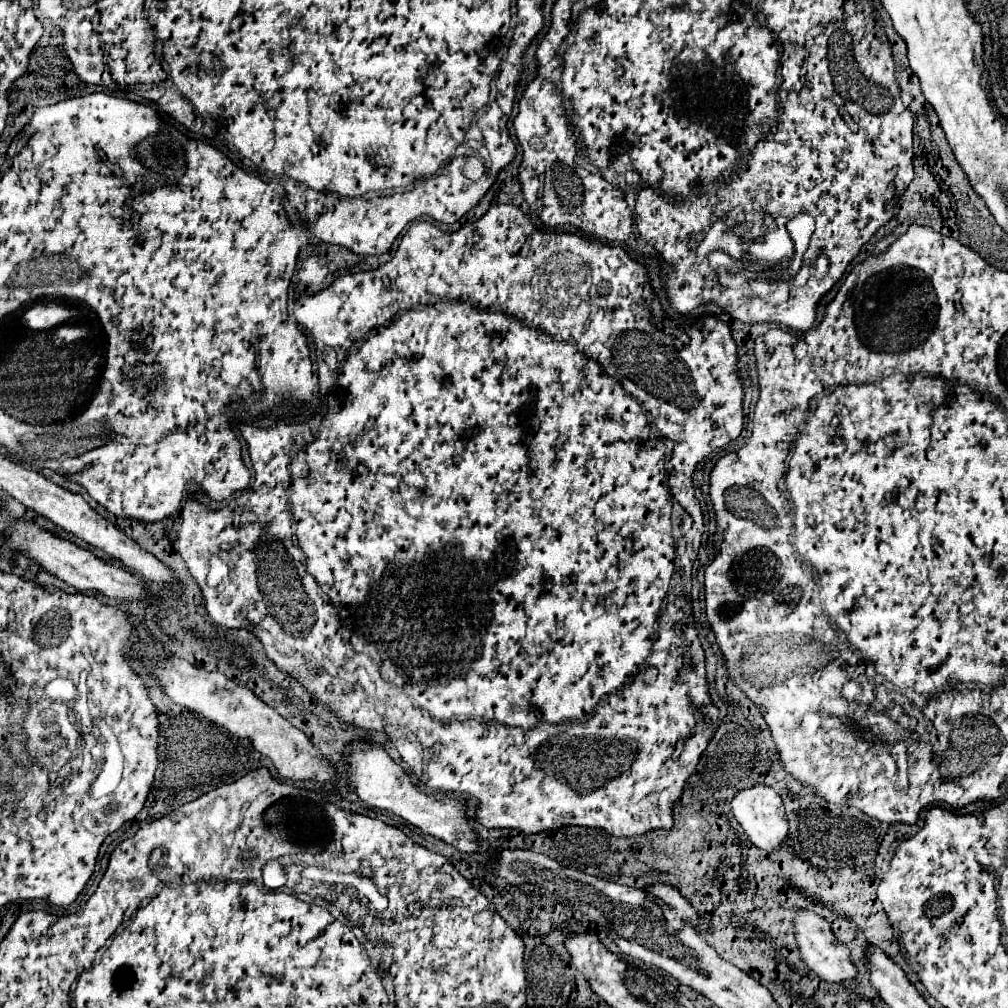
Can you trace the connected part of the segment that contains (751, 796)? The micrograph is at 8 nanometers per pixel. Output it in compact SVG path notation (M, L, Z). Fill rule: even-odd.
M753 783L751 787L737 791L737 795L731 801L731 813L739 821L739 825L751 839L751 843L763 851L779 849L781 841L787 837L787 819L785 819L785 809L783 809L781 797L777 795L777 791L773 787L767 787L765 783Z

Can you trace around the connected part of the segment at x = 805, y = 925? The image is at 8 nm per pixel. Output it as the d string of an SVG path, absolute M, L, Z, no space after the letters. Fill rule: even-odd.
M795 909L793 927L795 927L795 937L797 937L801 959L811 971L815 971L821 979L831 981L831 983L845 983L855 977L855 965L849 961L847 947L833 935L829 923L821 915L815 915L807 909Z

